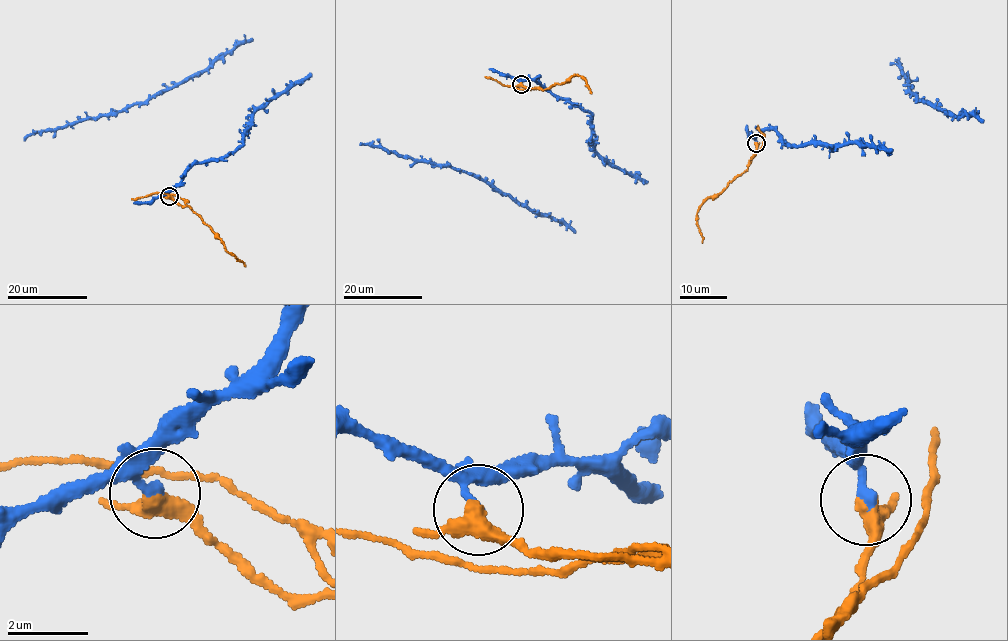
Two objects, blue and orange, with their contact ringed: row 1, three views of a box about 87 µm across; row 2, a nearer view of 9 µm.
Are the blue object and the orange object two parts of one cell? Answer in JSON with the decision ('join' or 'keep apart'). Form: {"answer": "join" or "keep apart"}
{"answer": "keep apart"}

